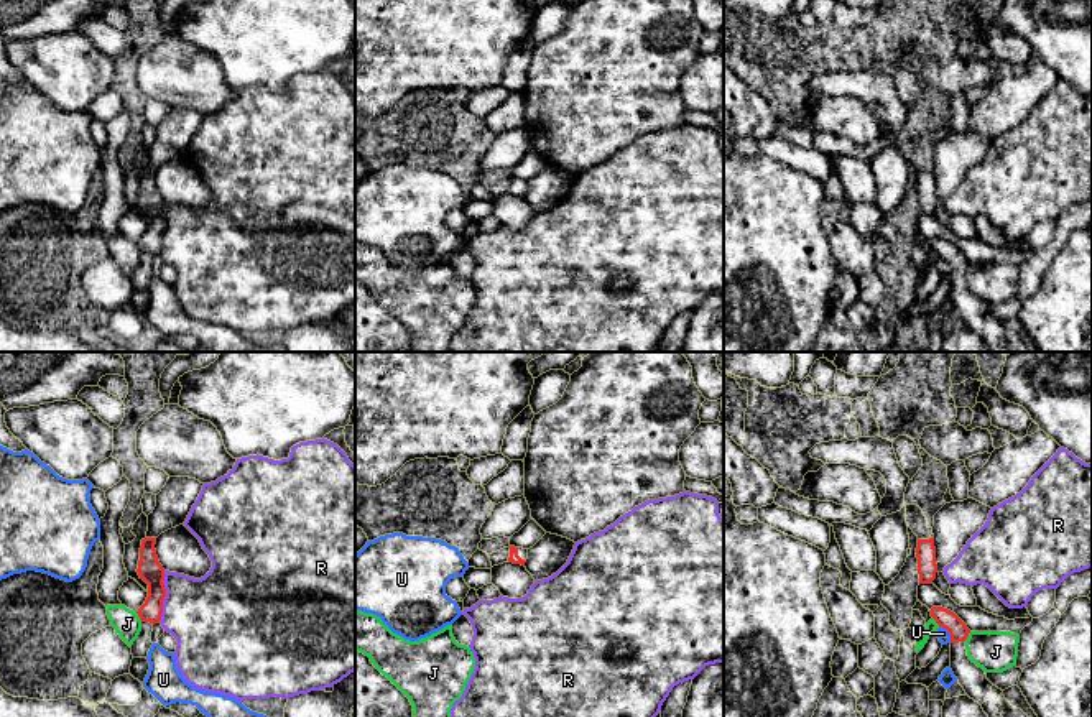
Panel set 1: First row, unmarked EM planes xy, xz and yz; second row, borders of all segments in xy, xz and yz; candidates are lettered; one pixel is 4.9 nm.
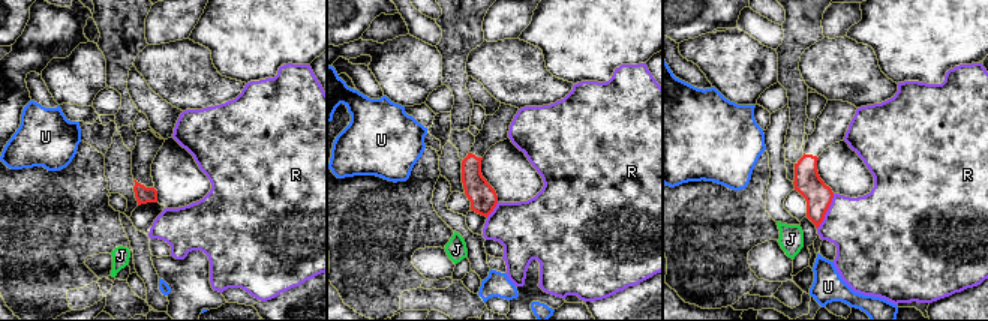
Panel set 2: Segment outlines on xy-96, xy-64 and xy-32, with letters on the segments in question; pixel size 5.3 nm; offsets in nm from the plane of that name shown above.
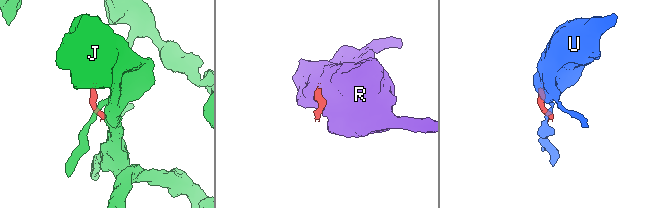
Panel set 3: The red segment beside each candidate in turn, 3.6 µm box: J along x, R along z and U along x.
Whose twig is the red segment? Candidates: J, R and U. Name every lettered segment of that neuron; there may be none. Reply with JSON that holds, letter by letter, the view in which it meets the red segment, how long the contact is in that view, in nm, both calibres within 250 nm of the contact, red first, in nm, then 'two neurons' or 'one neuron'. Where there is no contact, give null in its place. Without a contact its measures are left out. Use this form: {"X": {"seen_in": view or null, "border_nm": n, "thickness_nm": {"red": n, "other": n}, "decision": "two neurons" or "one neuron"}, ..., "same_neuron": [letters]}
{"J": {"seen_in": "xy", "border_nm": 60, "thickness_nm": {"red": 120, "other": 140}, "decision": "two neurons"}, "R": {"seen_in": "xy", "border_nm": 260, "thickness_nm": {"red": 120, "other": 400}, "decision": "two neurons"}, "U": {"seen_in": "yz", "border_nm": 110, "thickness_nm": {"red": 90, "other": 60}, "decision": "two neurons"}, "same_neuron": []}

